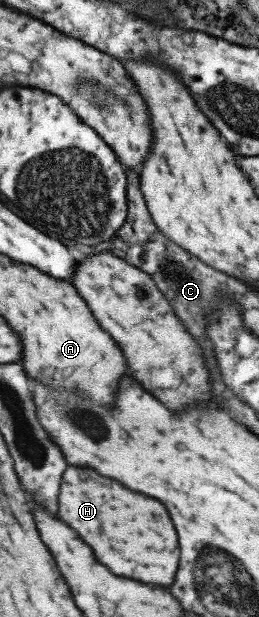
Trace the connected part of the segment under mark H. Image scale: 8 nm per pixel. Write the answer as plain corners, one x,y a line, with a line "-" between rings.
67,467
63,471
59,485
59,519
65,521
81,541
93,547
91,551
95,559
113,575
123,575
143,583
173,583
179,548
165,507
147,495
131,489
127,491
127,487
115,483
113,479
95,475
91,469
85,471
89,477
79,481
81,471
84,472
84,467

